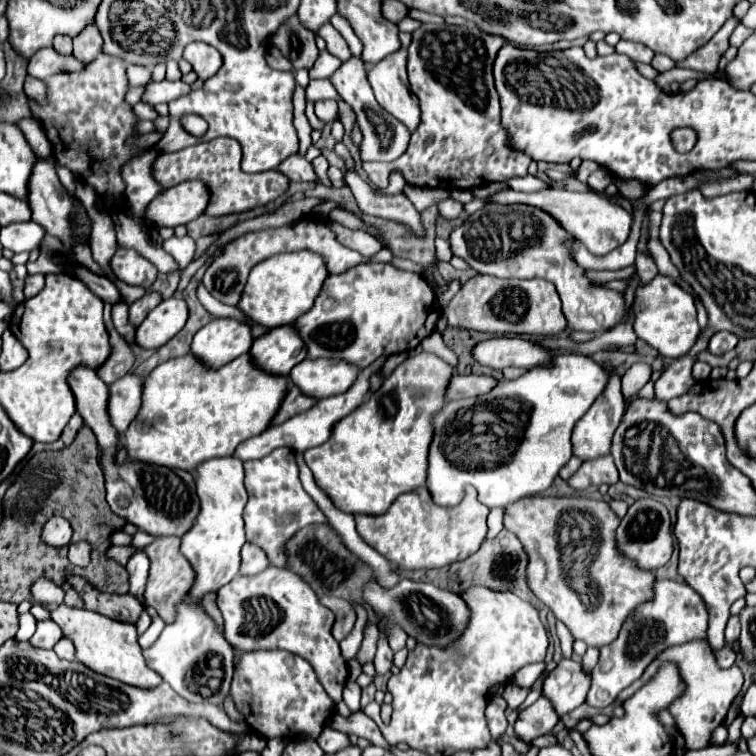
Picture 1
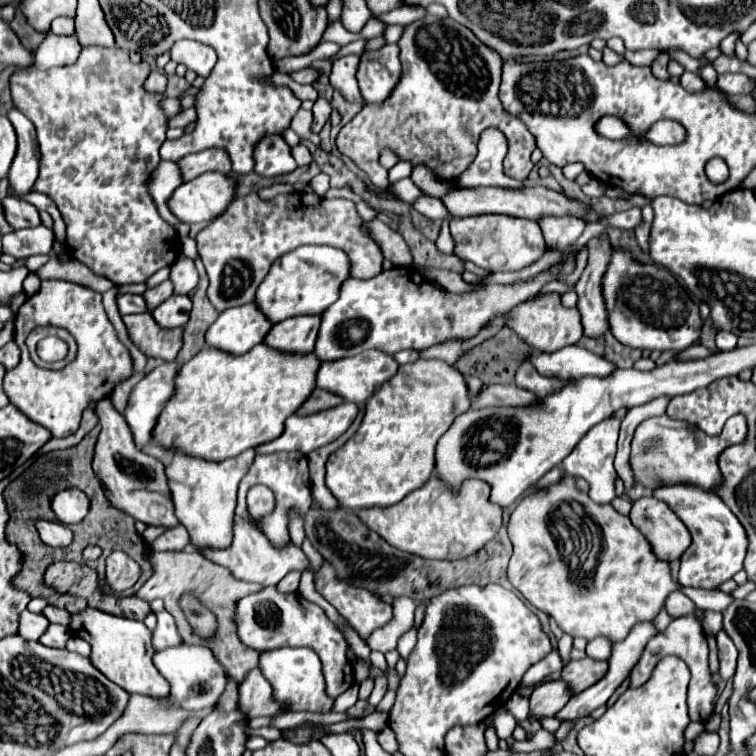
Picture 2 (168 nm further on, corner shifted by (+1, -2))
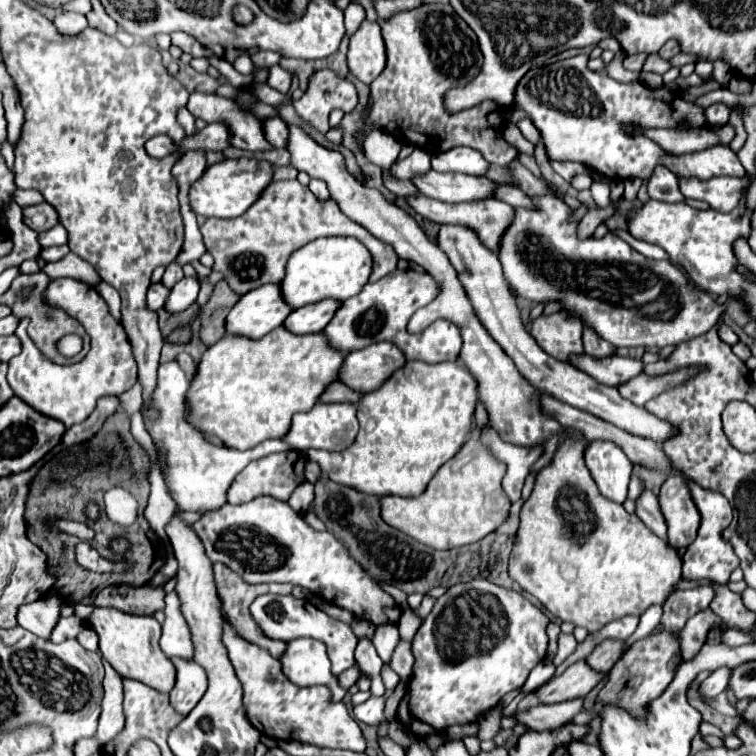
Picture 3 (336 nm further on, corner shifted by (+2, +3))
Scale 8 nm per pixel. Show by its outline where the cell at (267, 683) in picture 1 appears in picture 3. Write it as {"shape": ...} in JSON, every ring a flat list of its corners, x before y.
{"shape":[[299,638,287,644,281,656,283,672,297,686,317,686,325,684,333,692,333,700,341,702,345,688,339,686,337,676,331,672,331,662,323,642,315,638]]}

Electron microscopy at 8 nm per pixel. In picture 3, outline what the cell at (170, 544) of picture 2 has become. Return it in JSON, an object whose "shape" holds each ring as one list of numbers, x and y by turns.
{"shape":[[259,496,247,504,225,504,221,510,213,510,213,514,203,514,197,524,193,524,197,530,199,538,203,540,205,552,211,562,221,562,229,566,233,572,237,572,245,582,249,584,259,584,259,582,291,582,301,588,307,588,309,592,317,594,319,598,341,606,349,612,353,612,361,620,369,620,373,624,397,624,401,610,395,604,395,600,377,586,373,578,367,576,367,572,349,558,349,552,345,546,333,538,329,532,317,532,309,528,305,522,303,514,295,512,287,502,269,498,269,496]]}

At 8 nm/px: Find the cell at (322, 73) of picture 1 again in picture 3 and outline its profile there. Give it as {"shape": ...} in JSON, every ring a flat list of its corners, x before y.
{"shape":[[271,66,269,70,269,76,267,76,267,84,271,86,271,88,275,88,275,90,279,90,279,92,287,92,289,90,289,86,291,86,291,72,289,70,283,70,281,66]]}

